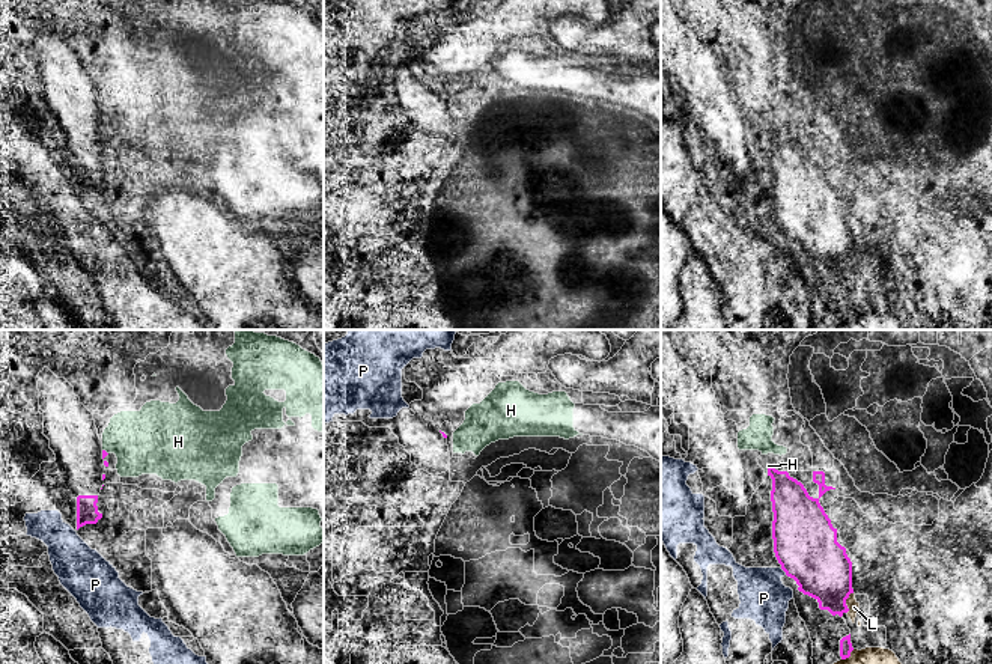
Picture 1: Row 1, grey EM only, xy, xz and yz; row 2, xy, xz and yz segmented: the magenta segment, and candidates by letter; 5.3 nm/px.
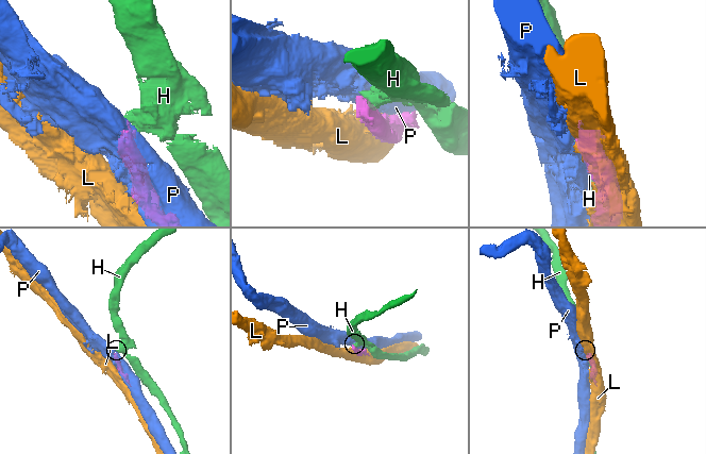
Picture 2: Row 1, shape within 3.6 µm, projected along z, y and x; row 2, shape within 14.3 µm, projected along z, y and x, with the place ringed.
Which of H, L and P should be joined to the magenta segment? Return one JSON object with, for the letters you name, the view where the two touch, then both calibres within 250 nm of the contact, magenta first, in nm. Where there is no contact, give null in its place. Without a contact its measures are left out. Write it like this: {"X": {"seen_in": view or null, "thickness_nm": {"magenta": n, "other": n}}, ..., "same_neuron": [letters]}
{"same_neuron": []}

